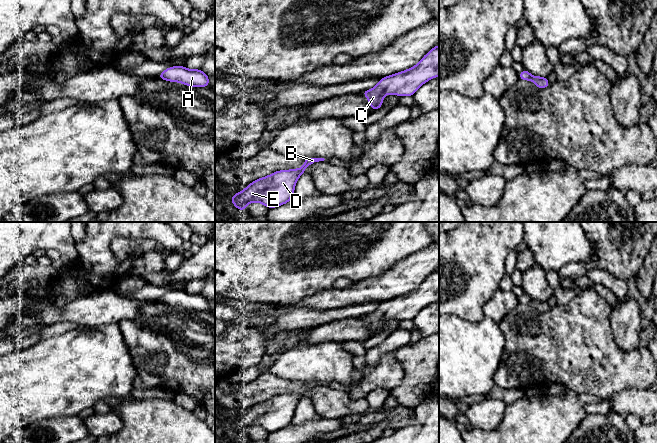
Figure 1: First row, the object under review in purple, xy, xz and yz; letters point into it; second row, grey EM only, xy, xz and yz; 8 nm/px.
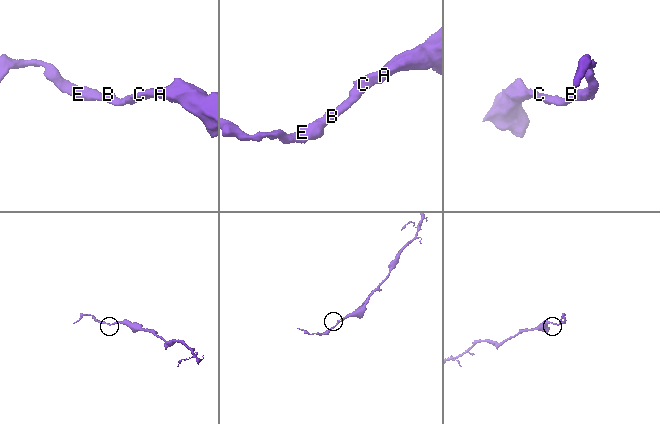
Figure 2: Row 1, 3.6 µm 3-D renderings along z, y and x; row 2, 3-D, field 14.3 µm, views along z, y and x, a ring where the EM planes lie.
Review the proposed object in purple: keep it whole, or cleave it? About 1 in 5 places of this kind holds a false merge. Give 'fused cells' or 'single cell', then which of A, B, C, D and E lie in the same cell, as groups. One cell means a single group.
single cell; A B C D E

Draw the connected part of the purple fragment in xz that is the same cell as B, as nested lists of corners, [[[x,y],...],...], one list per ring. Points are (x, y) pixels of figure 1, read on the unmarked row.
[[[305,382],[299,393],[276,395],[273,398],[255,404],[242,416],[234,418],[230,423],[238,434],[245,435],[250,426],[259,426],[268,432],[275,432],[291,425],[296,405],[306,397],[305,392],[324,382]]]

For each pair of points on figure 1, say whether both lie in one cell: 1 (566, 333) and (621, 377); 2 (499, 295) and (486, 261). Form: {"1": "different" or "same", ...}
{"1": "same", "2": "different"}

